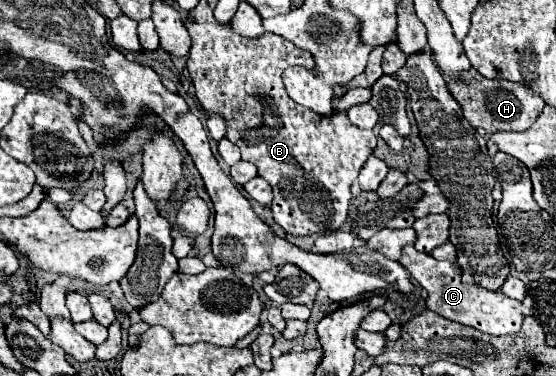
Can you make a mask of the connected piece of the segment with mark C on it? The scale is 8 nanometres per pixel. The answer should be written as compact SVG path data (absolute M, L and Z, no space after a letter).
M417 252L417 264L421 264L421 268L409 268L409 272L427 290L427 308L447 320L455 320L477 330L487 330L493 336L505 336L517 334L521 330L521 320L535 313L535 310L532 310L534 308L523 306L519 300L513 300L501 292L485 290L475 282L469 282L451 262L439 262L429 254Z

